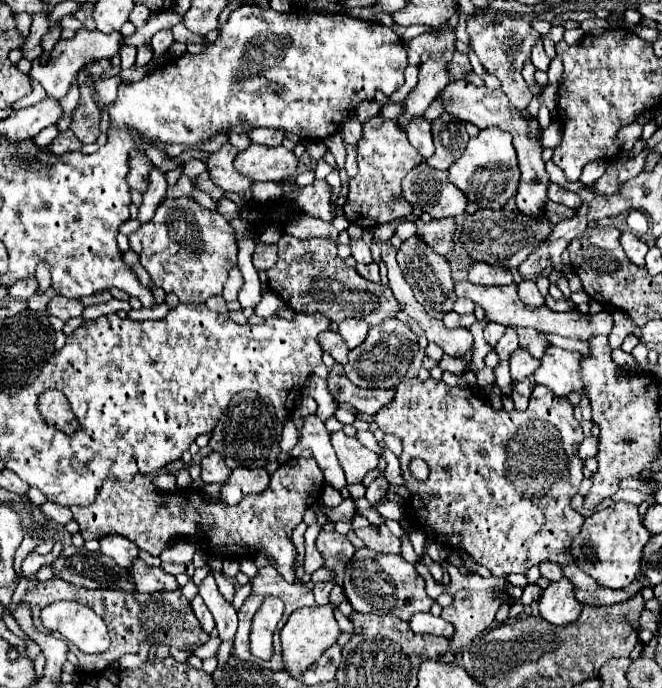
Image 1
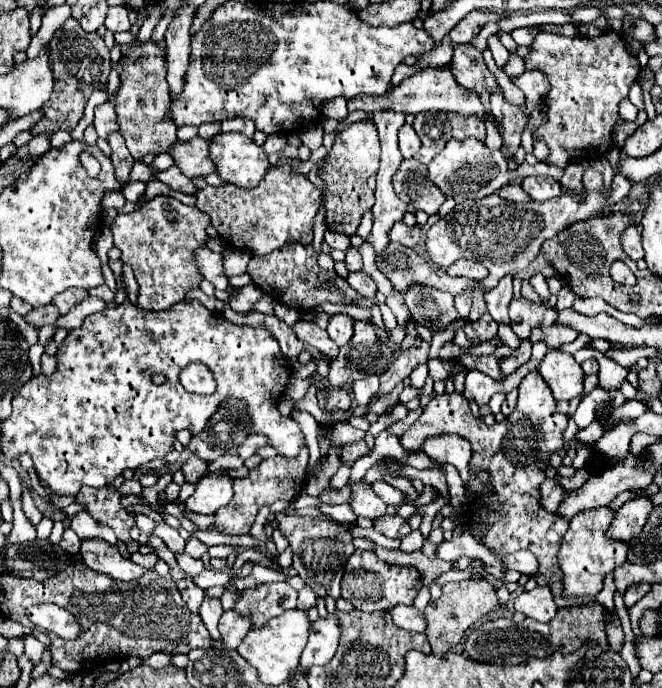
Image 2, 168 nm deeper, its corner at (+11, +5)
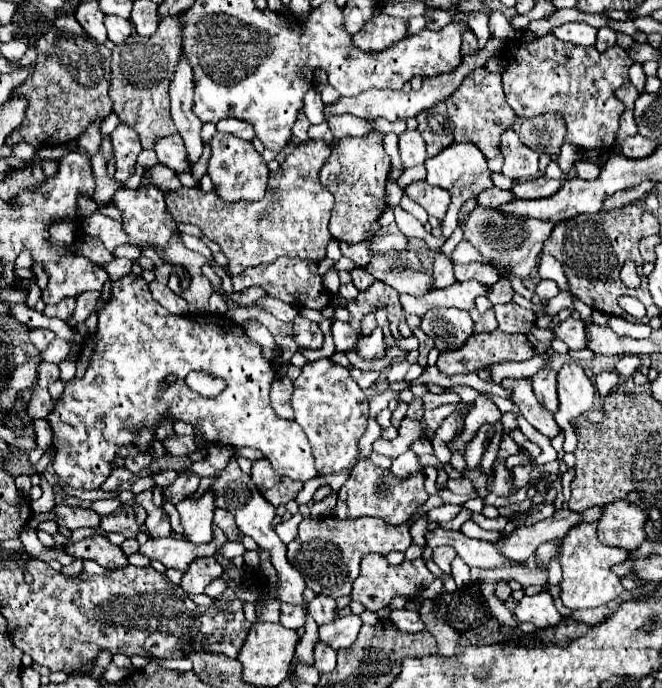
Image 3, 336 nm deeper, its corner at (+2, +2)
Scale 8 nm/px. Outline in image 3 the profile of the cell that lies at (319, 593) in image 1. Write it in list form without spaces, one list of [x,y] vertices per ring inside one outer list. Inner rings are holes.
[[[318,594],[314,600],[308,602],[308,612],[318,624],[332,622],[334,620],[334,608],[336,608],[336,600],[330,596],[324,596],[324,594]]]

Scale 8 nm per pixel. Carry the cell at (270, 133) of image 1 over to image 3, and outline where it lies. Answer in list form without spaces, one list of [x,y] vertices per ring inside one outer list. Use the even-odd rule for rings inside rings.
[[[224,118],[216,124],[218,132],[228,132],[228,134],[234,134],[242,140],[252,140],[254,138],[254,126],[252,124],[246,124],[244,120],[234,120],[234,118]]]

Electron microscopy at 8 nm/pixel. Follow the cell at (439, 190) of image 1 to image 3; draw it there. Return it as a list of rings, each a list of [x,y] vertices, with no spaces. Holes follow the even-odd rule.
[[[424,180],[420,182],[412,182],[404,188],[404,194],[418,202],[430,216],[438,218],[438,220],[444,220],[446,216],[446,210],[448,210],[448,204],[450,204],[450,194],[442,188],[434,188],[430,184],[426,184]]]

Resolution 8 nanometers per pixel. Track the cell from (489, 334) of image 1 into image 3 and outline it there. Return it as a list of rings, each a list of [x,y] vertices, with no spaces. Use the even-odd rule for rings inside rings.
[[[488,310],[486,314],[480,316],[480,320],[474,324],[474,332],[480,334],[480,332],[494,332],[498,328],[498,322],[496,322],[496,316],[492,310]]]

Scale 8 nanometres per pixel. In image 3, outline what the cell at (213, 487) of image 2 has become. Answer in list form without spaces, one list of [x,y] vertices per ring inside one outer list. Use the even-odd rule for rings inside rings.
[[[206,490],[202,498],[198,500],[184,500],[176,504],[176,510],[180,512],[184,534],[194,544],[204,544],[212,540],[212,518],[214,518],[214,492]]]

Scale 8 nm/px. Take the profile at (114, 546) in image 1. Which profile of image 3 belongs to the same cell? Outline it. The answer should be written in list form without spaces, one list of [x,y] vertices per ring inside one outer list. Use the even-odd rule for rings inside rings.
[[[56,504],[52,512],[33,513],[27,522],[27,526],[36,529],[38,524],[46,520],[56,520],[56,524],[66,526],[70,530],[76,528],[98,528],[100,526],[100,516],[94,510],[84,510],[84,508],[70,508],[64,504]]]

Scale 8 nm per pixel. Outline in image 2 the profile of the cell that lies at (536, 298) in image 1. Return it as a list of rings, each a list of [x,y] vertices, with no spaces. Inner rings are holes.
[[[513,299],[509,305],[511,327],[519,335],[519,339],[529,339],[531,329],[535,327],[551,327],[557,323],[557,309],[543,307],[531,303],[527,299]]]

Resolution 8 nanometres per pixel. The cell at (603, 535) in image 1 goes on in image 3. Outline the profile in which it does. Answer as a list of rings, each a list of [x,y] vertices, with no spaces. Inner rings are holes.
[[[598,522],[592,524],[580,524],[578,528],[572,528],[568,532],[568,536],[564,538],[562,544],[562,556],[560,556],[560,564],[562,564],[562,602],[564,606],[578,610],[578,608],[596,608],[596,606],[604,606],[610,600],[614,600],[616,596],[622,594],[622,584],[620,578],[614,576],[612,566],[620,564],[622,560],[630,558],[630,552],[626,552],[624,548],[610,548],[604,546],[598,540]]]

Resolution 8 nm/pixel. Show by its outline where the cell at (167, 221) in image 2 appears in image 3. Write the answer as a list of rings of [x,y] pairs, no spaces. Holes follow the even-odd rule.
[[[148,186],[146,190],[128,190],[128,188],[122,188],[114,194],[114,204],[124,212],[122,216],[122,226],[124,226],[124,232],[128,234],[128,242],[132,246],[138,246],[138,248],[152,248],[152,250],[164,250],[170,242],[172,236],[180,236],[182,232],[178,230],[178,222],[170,216],[170,212],[166,212],[166,200],[164,200],[164,194],[154,188],[154,186]]]

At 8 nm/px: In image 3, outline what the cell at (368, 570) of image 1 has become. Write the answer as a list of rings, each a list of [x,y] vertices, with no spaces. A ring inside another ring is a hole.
[[[368,554],[368,556],[362,558],[360,576],[354,580],[352,600],[358,600],[370,612],[378,612],[382,608],[388,608],[390,602],[398,596],[404,598],[404,600],[416,598],[420,592],[424,592],[432,584],[432,580],[434,580],[434,576],[426,568],[426,562],[422,558],[418,558],[414,562],[404,560],[400,566],[394,566],[382,554]]]

